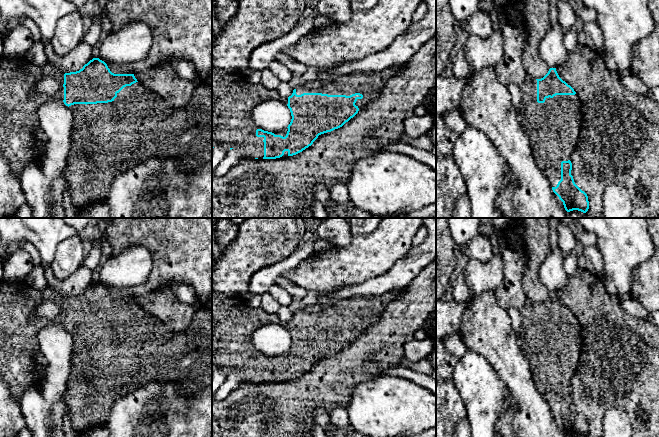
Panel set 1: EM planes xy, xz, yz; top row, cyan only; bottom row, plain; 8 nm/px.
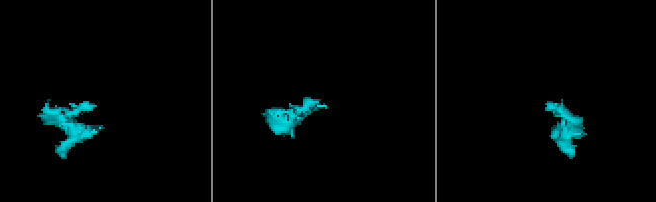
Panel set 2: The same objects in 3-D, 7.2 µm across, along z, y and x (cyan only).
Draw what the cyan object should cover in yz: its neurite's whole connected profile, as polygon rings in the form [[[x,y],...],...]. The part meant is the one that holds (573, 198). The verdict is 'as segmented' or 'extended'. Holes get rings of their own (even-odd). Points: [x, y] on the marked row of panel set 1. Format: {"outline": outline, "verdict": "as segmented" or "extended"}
{"outline": [[[550,68],[541,79],[527,75],[520,88],[522,98],[517,110],[518,121],[529,138],[536,165],[548,178],[553,192],[563,202],[567,212],[578,210],[586,213],[589,209],[588,196],[575,184],[571,175],[573,154],[577,152],[581,132],[578,129],[560,128],[561,125],[577,120],[579,97],[574,89],[559,77],[556,68]]], "verdict": "extended"}

